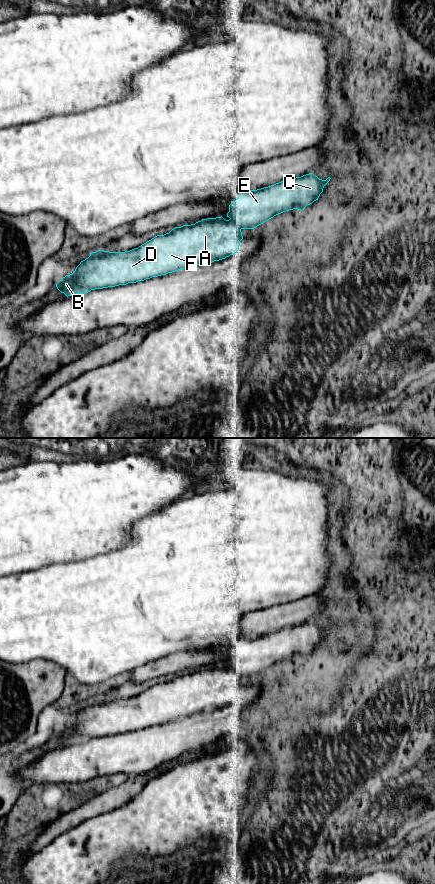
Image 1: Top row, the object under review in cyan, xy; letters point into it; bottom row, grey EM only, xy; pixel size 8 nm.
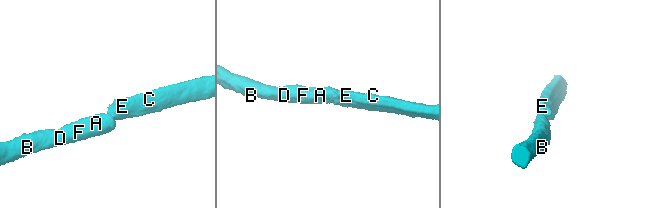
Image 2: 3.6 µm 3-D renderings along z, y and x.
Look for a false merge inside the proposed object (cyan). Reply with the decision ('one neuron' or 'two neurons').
one neuron

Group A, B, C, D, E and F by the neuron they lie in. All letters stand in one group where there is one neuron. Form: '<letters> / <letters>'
A B C D E F

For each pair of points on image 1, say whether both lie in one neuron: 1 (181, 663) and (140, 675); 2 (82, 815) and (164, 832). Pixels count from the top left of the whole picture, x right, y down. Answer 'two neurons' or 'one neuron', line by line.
1: one neuron
2: two neurons

